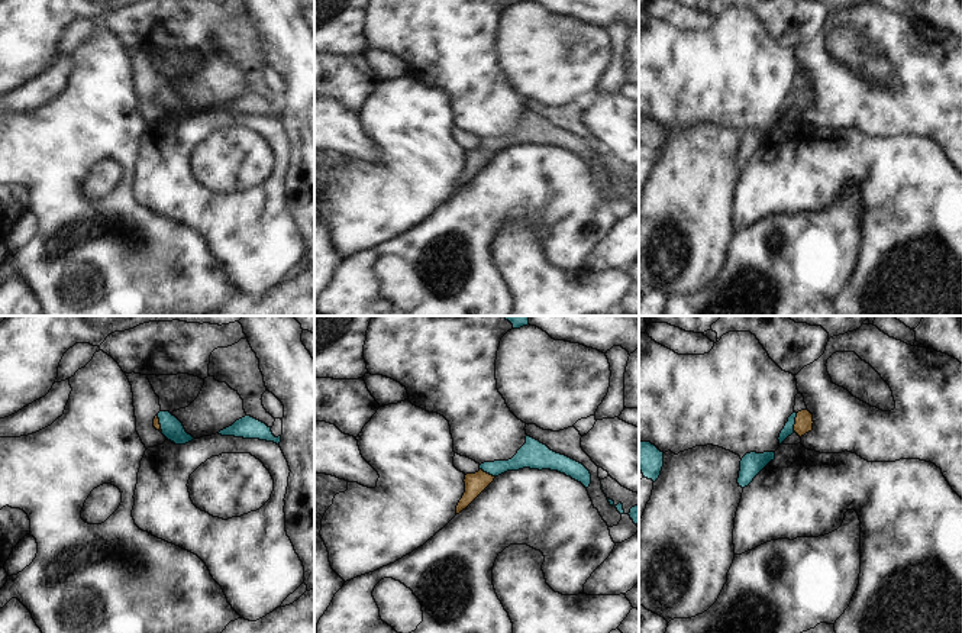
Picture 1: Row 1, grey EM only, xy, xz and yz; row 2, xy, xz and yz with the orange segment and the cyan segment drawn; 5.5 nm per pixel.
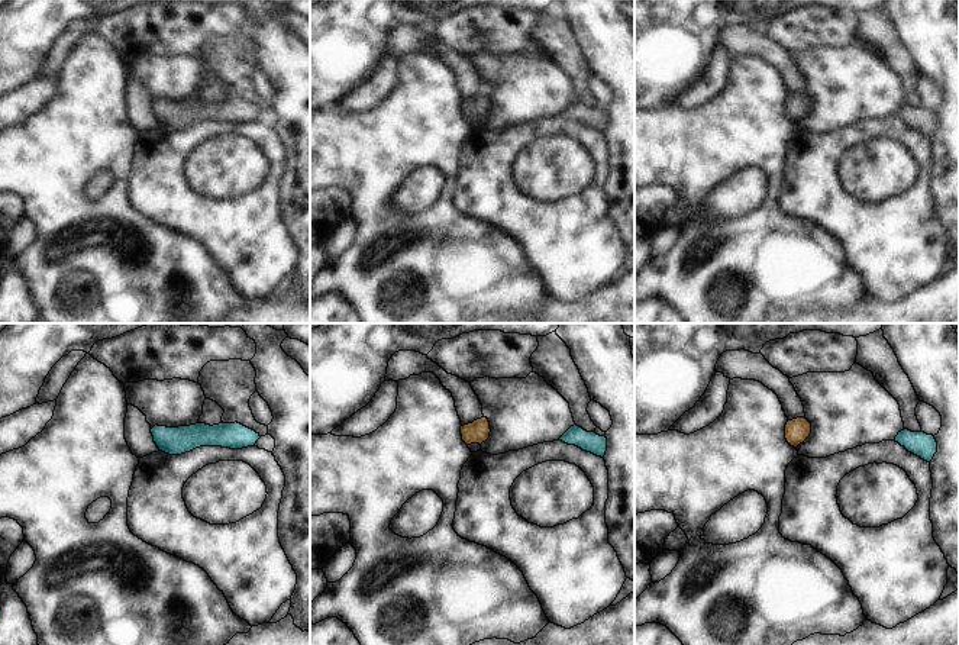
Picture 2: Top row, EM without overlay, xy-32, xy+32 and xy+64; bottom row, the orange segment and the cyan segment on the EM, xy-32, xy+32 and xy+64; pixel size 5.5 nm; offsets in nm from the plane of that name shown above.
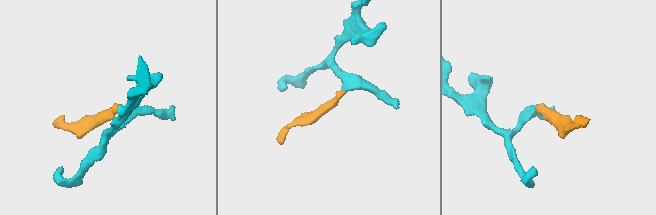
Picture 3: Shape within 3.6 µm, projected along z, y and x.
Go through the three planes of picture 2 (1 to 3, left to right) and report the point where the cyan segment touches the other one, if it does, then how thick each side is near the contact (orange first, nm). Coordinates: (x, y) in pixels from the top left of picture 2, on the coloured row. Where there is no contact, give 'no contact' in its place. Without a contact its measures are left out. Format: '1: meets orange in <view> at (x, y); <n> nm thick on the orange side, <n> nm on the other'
1: no contact
2: no contact
3: no contact

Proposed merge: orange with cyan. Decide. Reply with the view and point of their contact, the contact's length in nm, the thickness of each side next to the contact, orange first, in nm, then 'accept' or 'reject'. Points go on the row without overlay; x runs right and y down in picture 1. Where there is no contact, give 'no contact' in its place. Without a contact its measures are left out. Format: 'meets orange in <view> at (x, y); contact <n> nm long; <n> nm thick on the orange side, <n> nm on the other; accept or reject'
meets orange in yz at (796, 97); contact 110 nm long; 100 nm thick on the orange side, 60 nm on the other; accept

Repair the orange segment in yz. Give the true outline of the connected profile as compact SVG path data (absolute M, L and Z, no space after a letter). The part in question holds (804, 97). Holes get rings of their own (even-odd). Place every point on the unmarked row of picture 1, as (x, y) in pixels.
M801 85L798 88L792 88L788 93L788 97L785 98L784 104L779 109L779 120L791 112L794 107L801 113L806 109L813 106L813 90L808 85Z

